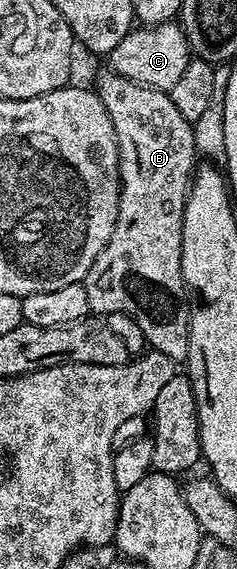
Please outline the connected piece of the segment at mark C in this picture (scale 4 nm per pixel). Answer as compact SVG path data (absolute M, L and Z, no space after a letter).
M178 22L135 27L127 36L120 38L116 50L108 54L109 67L117 76L161 92L169 92L172 86L176 86L191 58L190 43L186 41L186 34Z

